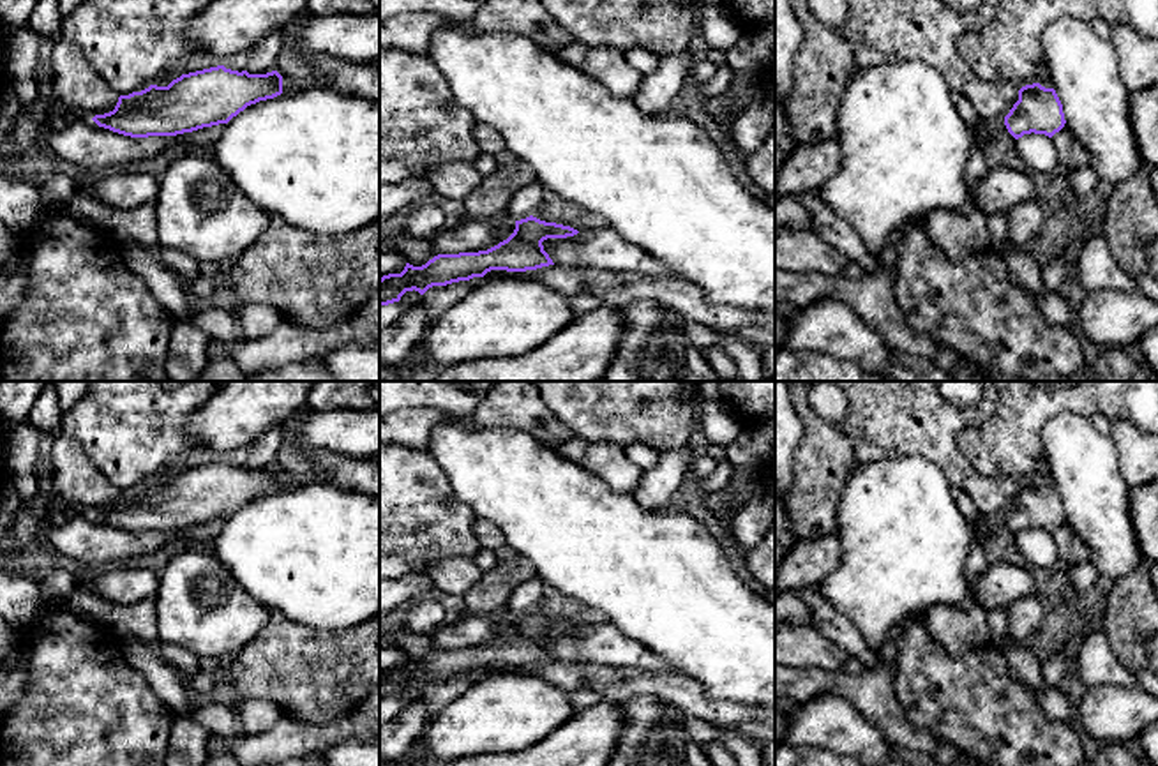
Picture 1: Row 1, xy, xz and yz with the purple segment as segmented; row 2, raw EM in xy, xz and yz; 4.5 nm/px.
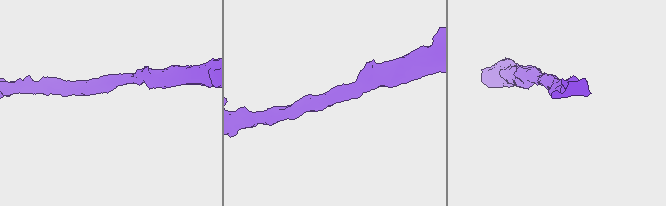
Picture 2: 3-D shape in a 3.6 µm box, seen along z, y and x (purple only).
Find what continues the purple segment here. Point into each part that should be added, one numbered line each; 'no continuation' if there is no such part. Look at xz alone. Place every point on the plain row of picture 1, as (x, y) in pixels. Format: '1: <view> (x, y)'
no continuation

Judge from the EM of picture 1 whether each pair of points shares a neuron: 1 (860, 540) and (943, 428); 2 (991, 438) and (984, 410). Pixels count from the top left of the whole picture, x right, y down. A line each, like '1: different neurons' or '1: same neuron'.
1: different neurons
2: different neurons

